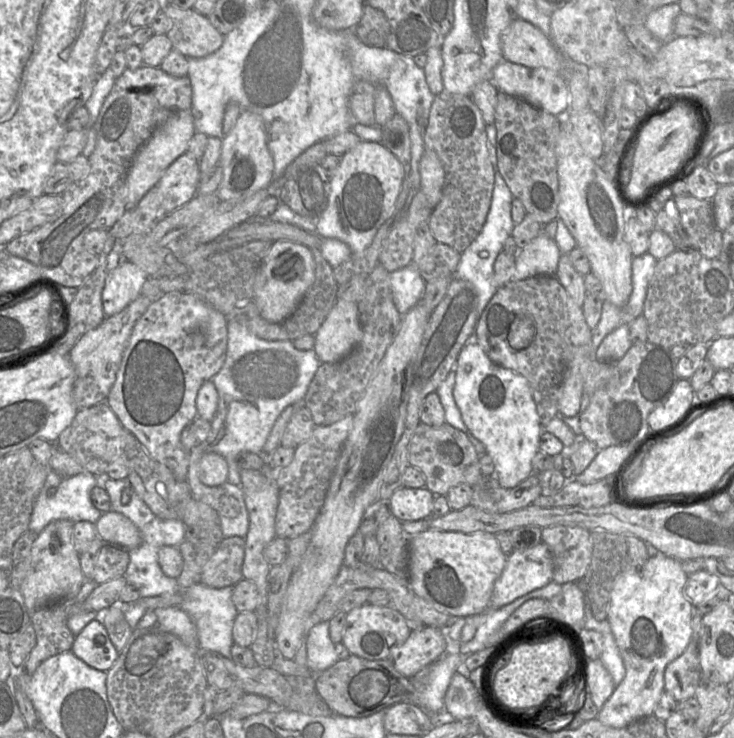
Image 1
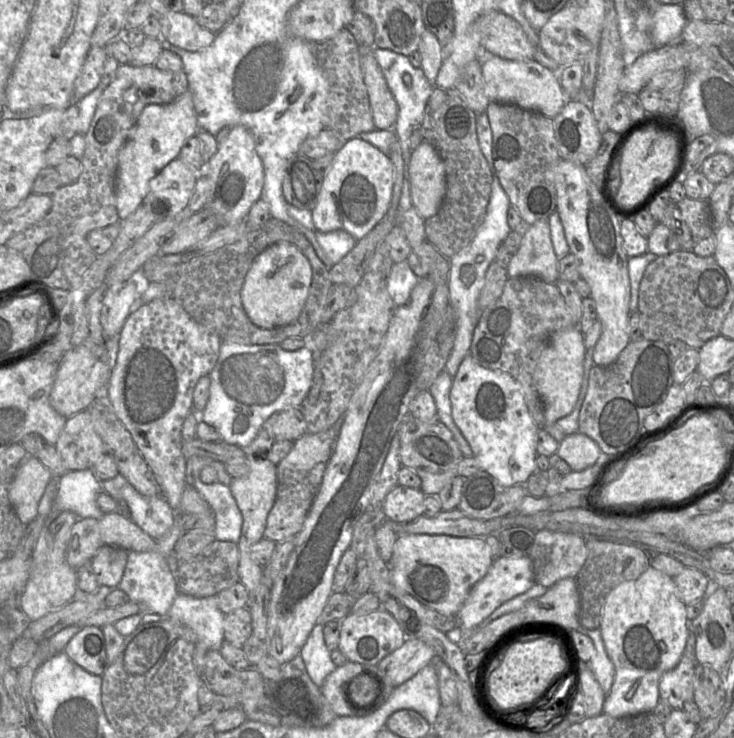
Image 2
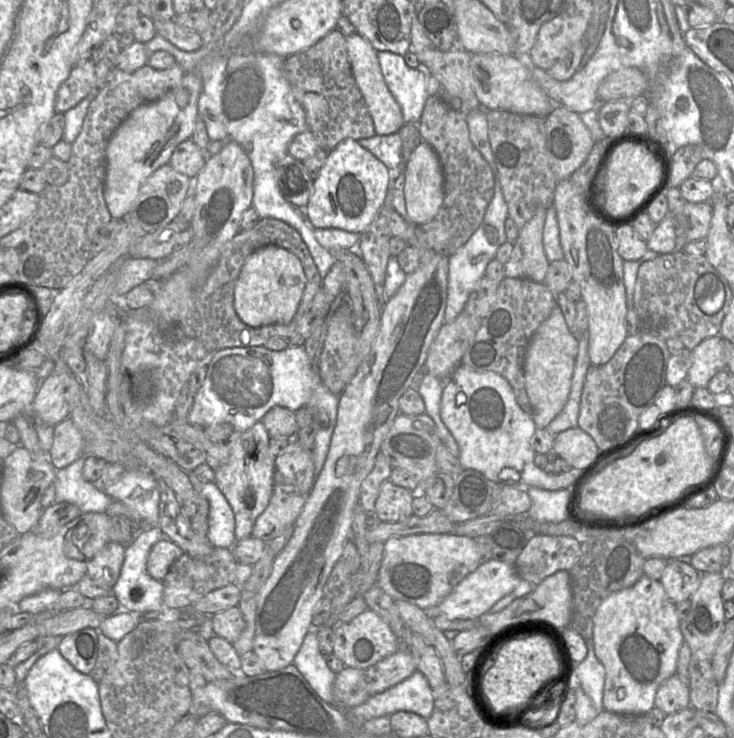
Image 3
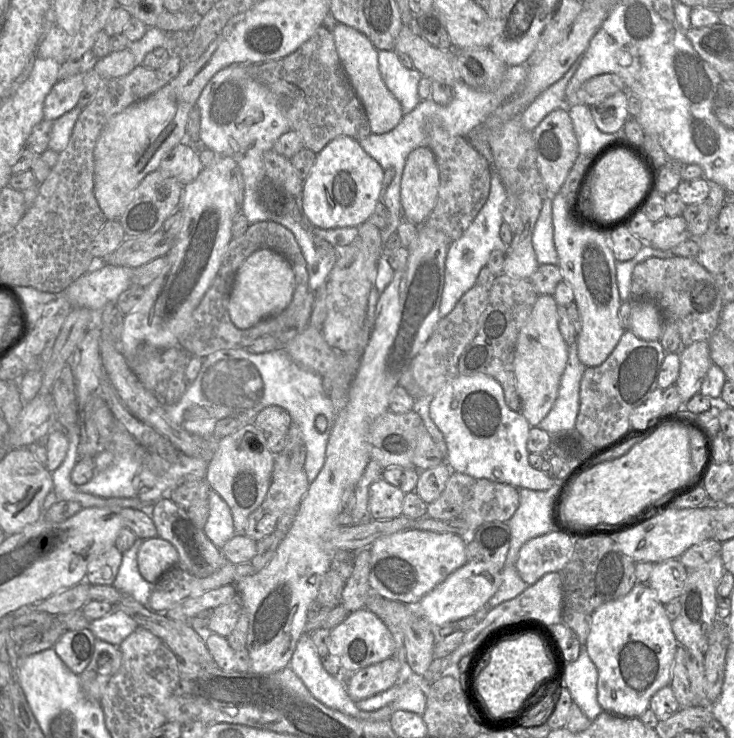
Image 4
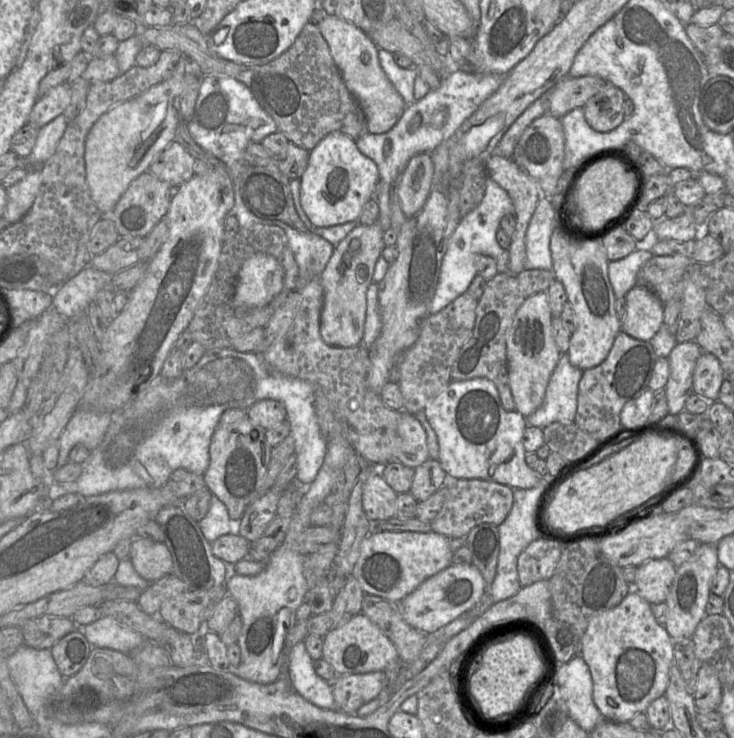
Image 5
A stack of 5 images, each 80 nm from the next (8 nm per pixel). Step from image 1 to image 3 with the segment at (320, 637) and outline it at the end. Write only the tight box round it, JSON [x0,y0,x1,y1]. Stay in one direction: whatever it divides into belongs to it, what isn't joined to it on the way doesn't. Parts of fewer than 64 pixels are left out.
[293,628,336,704]

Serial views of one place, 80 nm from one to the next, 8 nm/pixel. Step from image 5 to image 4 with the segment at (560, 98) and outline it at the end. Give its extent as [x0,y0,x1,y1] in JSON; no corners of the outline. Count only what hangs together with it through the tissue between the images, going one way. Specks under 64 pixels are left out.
[568,73,627,106]

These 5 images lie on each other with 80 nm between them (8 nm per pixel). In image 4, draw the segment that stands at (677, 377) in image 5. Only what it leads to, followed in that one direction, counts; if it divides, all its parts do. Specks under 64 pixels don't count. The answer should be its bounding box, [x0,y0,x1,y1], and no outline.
[675,340,713,405]

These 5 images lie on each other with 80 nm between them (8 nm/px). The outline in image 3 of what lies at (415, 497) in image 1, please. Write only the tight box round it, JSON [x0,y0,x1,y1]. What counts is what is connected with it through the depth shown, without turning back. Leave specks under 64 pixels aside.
[373,481,413,521]

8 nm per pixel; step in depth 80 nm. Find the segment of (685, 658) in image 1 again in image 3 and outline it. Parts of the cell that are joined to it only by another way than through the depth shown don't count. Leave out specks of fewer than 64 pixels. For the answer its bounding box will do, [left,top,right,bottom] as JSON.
[655,673,690,715]

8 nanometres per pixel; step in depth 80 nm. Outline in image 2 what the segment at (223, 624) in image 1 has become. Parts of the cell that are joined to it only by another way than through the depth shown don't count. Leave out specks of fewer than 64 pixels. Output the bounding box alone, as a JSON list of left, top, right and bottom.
[167,593,225,651]

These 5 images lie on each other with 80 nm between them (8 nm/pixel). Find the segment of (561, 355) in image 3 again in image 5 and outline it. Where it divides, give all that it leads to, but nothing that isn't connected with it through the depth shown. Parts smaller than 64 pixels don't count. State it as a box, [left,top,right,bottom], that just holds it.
[506,292,561,416]

